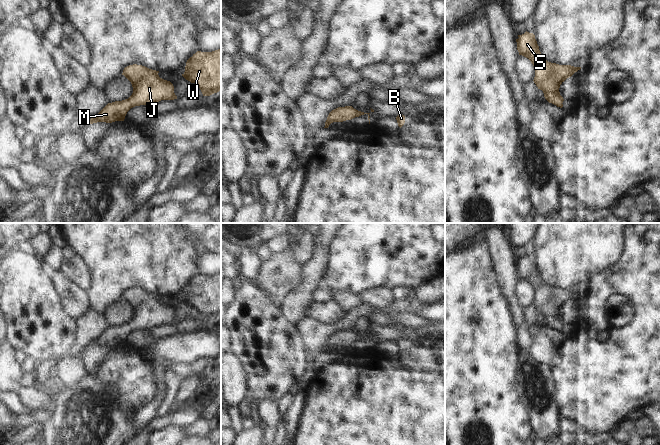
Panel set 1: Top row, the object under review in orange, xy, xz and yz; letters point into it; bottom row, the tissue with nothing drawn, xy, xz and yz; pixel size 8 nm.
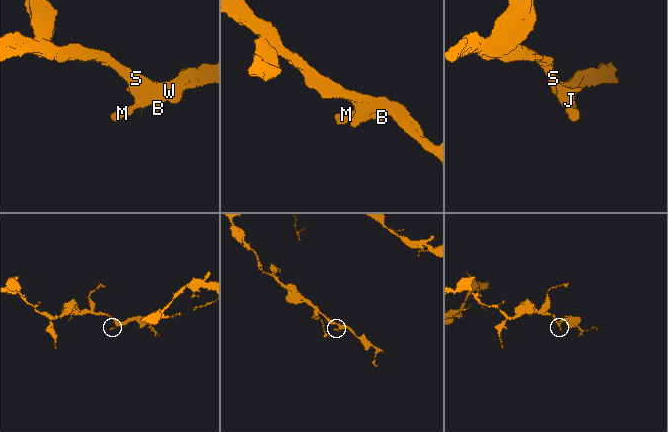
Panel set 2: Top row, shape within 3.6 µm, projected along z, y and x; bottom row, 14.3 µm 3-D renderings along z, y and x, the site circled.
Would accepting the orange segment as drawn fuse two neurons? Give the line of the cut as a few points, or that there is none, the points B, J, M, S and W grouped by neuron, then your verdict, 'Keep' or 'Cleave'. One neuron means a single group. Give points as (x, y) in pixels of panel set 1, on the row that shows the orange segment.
No split. Groups: B J M S W. Keep

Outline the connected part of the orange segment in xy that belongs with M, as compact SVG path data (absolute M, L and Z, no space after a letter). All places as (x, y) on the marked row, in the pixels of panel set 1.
M137 64L125 67L122 75L131 82L132 95L128 99L108 103L85 125L97 122L124 121L127 112L135 106L152 105L161 100L177 99L173 84L160 78L158 73L159 71Z

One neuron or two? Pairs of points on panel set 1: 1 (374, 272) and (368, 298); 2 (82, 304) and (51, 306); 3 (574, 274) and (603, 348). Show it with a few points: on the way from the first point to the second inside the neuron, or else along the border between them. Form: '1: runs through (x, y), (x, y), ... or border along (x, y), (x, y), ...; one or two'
1: border along (391, 288), (373, 287), (357, 294); two
2: border along (52, 283), (60, 298), (62, 308), (75, 319); two
3: border along (600, 271), (584, 288); two

